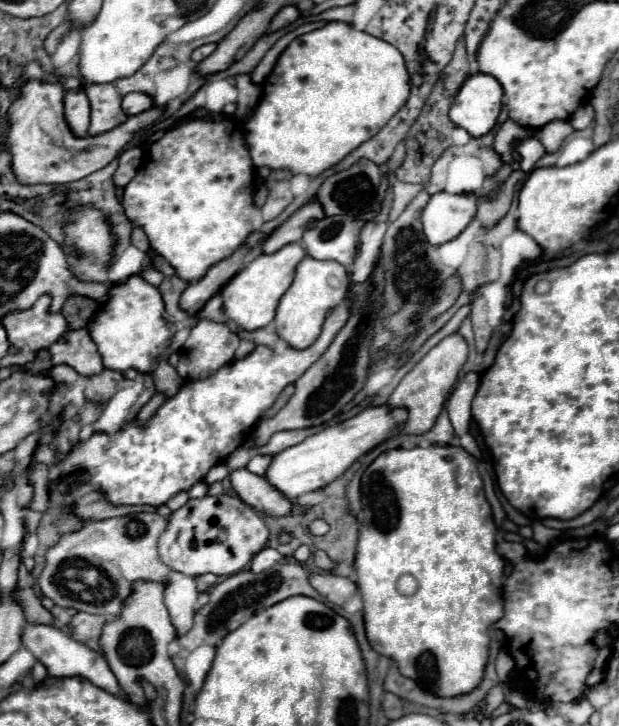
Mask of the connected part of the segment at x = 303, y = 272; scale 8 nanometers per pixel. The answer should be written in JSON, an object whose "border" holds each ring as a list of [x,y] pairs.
{"border":[[[306,256],[298,266],[296,266],[296,276],[292,286],[284,292],[280,298],[278,310],[276,310],[276,334],[292,348],[296,350],[306,350],[310,348],[316,338],[322,332],[322,324],[328,318],[330,310],[336,308],[348,292],[348,272],[344,266],[326,262],[326,260],[314,260]]]}

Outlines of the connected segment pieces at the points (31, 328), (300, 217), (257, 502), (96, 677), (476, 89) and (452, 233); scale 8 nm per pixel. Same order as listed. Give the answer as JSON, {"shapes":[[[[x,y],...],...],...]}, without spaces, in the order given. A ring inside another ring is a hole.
{"shapes":[[[[42,296],[30,312],[14,312],[6,316],[4,324],[14,348],[30,346],[34,352],[54,344],[66,330],[62,314],[48,314],[50,298]]],[[[310,200],[308,204],[304,204],[302,208],[298,208],[280,228],[274,230],[274,234],[264,244],[264,252],[270,254],[270,252],[280,250],[284,244],[302,240],[302,234],[306,230],[314,228],[316,222],[322,220],[322,218],[324,218],[322,204],[318,200]]],[[[246,468],[234,470],[230,478],[238,496],[254,510],[276,518],[292,514],[292,500],[286,500],[286,496],[282,496],[282,492],[278,492],[266,478],[256,476]]],[[[26,624],[24,634],[22,634],[22,642],[24,646],[36,656],[36,660],[40,660],[48,674],[52,678],[70,678],[70,676],[82,676],[86,680],[90,680],[94,686],[110,692],[112,696],[118,698],[126,698],[126,694],[122,692],[114,672],[110,670],[106,658],[100,652],[94,652],[90,648],[86,648],[86,644],[78,644],[78,640],[74,640],[70,634],[54,628],[54,626],[44,626],[44,624]]],[[[490,74],[468,76],[450,108],[450,120],[472,136],[484,136],[498,120],[502,108],[502,86]]],[[[474,192],[434,194],[422,212],[422,224],[426,228],[428,242],[438,246],[456,238],[476,216],[476,208],[478,196]]]]}

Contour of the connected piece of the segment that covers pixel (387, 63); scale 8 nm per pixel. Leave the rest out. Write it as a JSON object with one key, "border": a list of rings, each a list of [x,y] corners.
{"border":[[[328,22],[326,26],[322,26],[318,30],[302,34],[302,36],[294,38],[288,44],[288,48],[280,54],[274,70],[270,72],[270,76],[262,84],[262,98],[258,102],[258,108],[254,110],[252,118],[246,122],[246,144],[250,144],[250,156],[254,160],[254,166],[256,168],[266,166],[270,170],[286,170],[286,172],[290,172],[294,176],[296,174],[306,174],[310,178],[316,178],[324,170],[328,170],[334,164],[338,164],[340,160],[344,160],[352,150],[356,150],[360,144],[370,140],[374,134],[378,134],[390,122],[390,118],[406,104],[408,92],[410,92],[410,78],[408,78],[408,72],[406,72],[406,66],[404,66],[404,58],[392,44],[388,44],[388,42],[384,42],[380,38],[374,38],[374,36],[370,36],[366,32],[354,30],[350,24],[342,24],[342,22]]]}

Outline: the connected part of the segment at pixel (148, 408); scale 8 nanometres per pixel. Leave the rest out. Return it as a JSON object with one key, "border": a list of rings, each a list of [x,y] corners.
{"border":[[[156,394],[156,396],[154,396],[154,398],[140,410],[140,414],[136,416],[136,418],[138,418],[136,424],[138,424],[138,426],[144,426],[144,424],[154,416],[154,412],[162,406],[162,400],[164,400],[164,396],[162,396],[162,394]]]}

